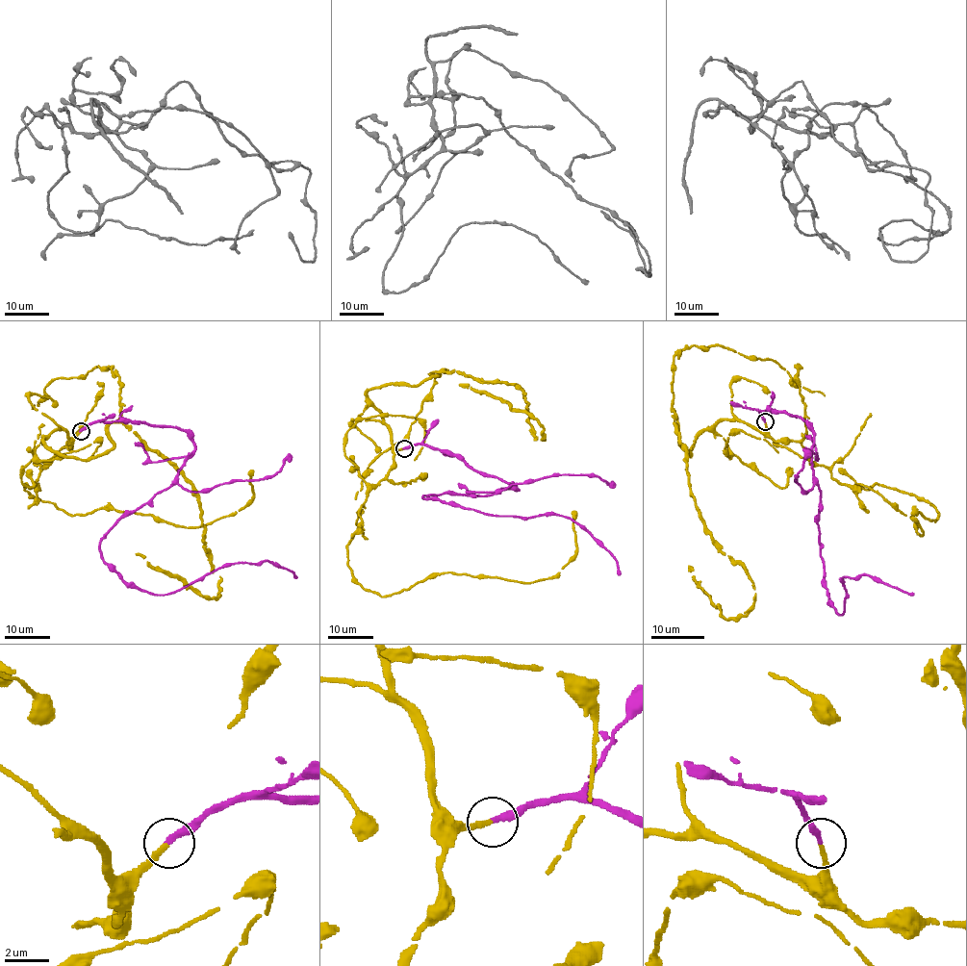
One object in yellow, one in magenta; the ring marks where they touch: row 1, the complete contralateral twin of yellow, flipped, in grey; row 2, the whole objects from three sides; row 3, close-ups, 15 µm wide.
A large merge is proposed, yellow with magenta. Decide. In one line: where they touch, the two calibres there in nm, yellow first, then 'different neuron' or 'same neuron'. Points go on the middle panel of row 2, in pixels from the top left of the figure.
place (404, 448); calibres 200 and 280 nm; same neuron

